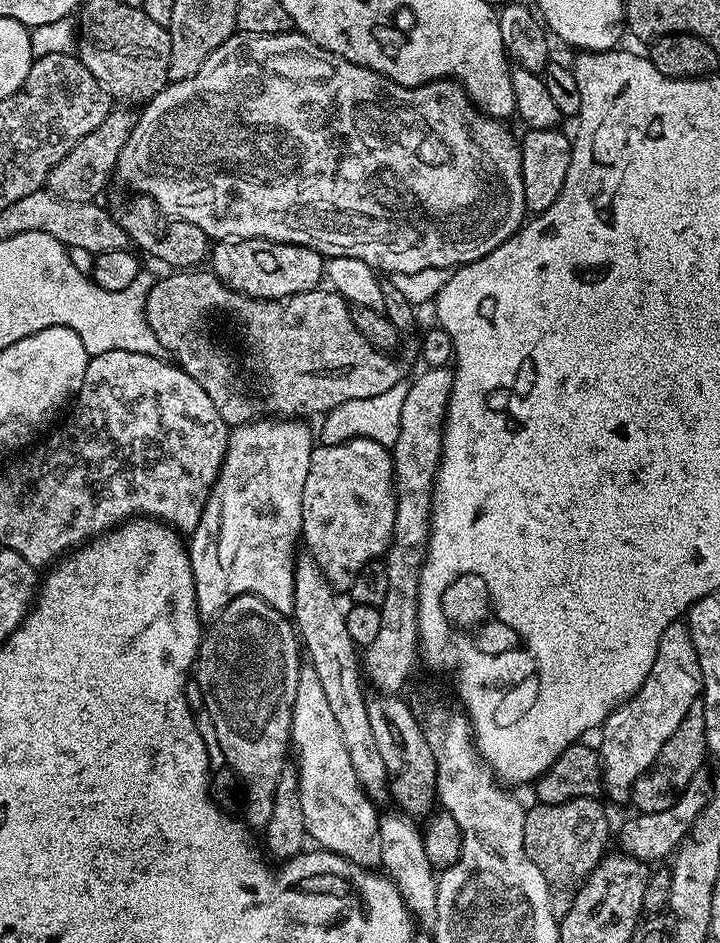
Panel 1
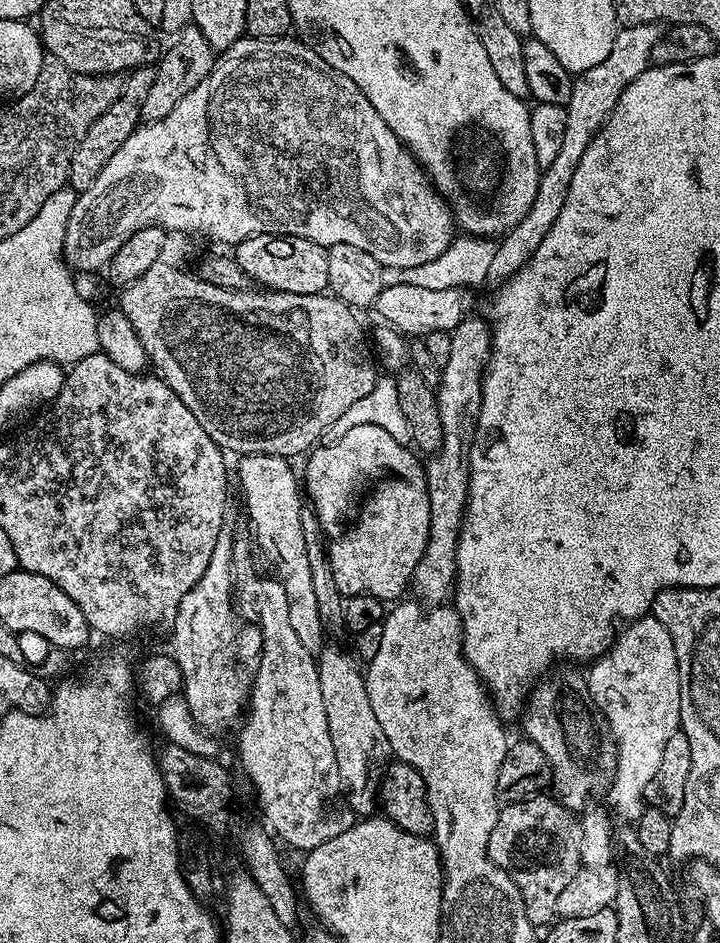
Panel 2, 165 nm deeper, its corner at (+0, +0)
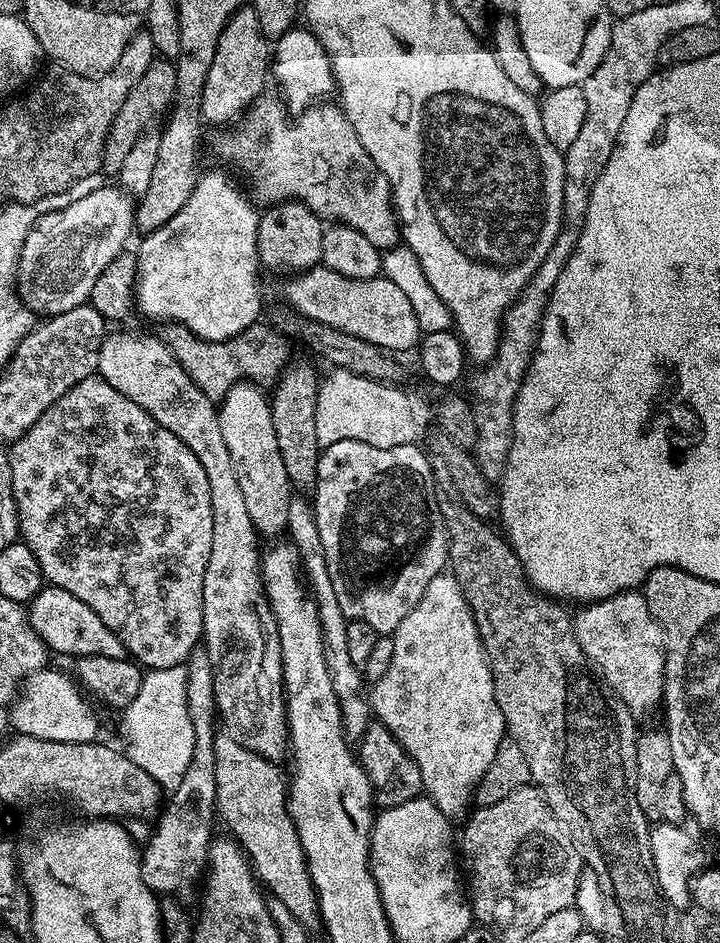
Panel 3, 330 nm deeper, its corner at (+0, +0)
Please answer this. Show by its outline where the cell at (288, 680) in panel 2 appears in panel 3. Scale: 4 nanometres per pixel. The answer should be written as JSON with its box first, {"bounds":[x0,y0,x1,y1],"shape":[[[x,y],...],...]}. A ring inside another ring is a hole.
{"bounds":[98,331,289,761],"shape":[[[109,331],[104,337],[98,354],[98,375],[106,382],[110,382],[110,386],[114,386],[114,390],[118,390],[118,394],[126,394],[126,398],[130,398],[130,402],[138,402],[138,406],[142,406],[142,410],[150,413],[159,424],[166,426],[166,430],[170,430],[170,434],[174,434],[182,442],[186,442],[186,446],[190,446],[190,450],[194,450],[194,458],[198,458],[198,462],[202,462],[202,470],[206,470],[206,479],[210,481],[210,502],[214,510],[214,542],[210,545],[210,562],[206,562],[206,578],[202,582],[202,626],[204,627],[202,651],[208,655],[208,661],[214,674],[216,710],[219,719],[222,721],[222,728],[224,724],[223,731],[230,738],[234,738],[234,742],[242,742],[242,746],[246,746],[246,750],[254,750],[267,760],[279,761],[279,756],[283,752],[285,755],[289,751],[288,715],[284,709],[284,671],[282,670],[280,639],[276,633],[276,619],[272,617],[272,608],[268,604],[268,597],[264,595],[264,582],[260,579],[262,554],[260,550],[256,550],[258,533],[256,527],[250,522],[250,513],[246,511],[246,502],[242,495],[242,489],[238,487],[238,474],[234,474],[234,462],[230,462],[230,450],[226,450],[226,442],[222,442],[220,414],[217,405],[210,398],[206,398],[206,394],[202,394],[202,390],[198,390],[198,386],[190,378],[190,374],[186,374],[186,370],[182,370],[178,358],[164,345],[163,339],[157,337],[155,340],[152,336],[139,336],[136,332]]]}

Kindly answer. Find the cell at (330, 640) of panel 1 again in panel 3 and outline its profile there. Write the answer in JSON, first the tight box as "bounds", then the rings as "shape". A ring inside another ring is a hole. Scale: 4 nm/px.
{"bounds":[218,382,294,533],"shape":[[[238,382],[233,388],[224,395],[224,399],[219,401],[218,411],[220,414],[220,429],[222,430],[222,442],[226,442],[226,450],[230,450],[230,462],[234,462],[234,474],[238,474],[238,487],[242,489],[242,495],[246,502],[246,511],[250,513],[250,522],[256,527],[257,533],[264,532],[281,532],[283,533],[288,527],[288,502],[294,495],[288,483],[288,475],[286,474],[286,466],[282,466],[282,454],[278,454],[278,438],[274,438],[274,422],[272,421],[272,406],[266,397],[266,392],[259,384],[251,382]]]}

